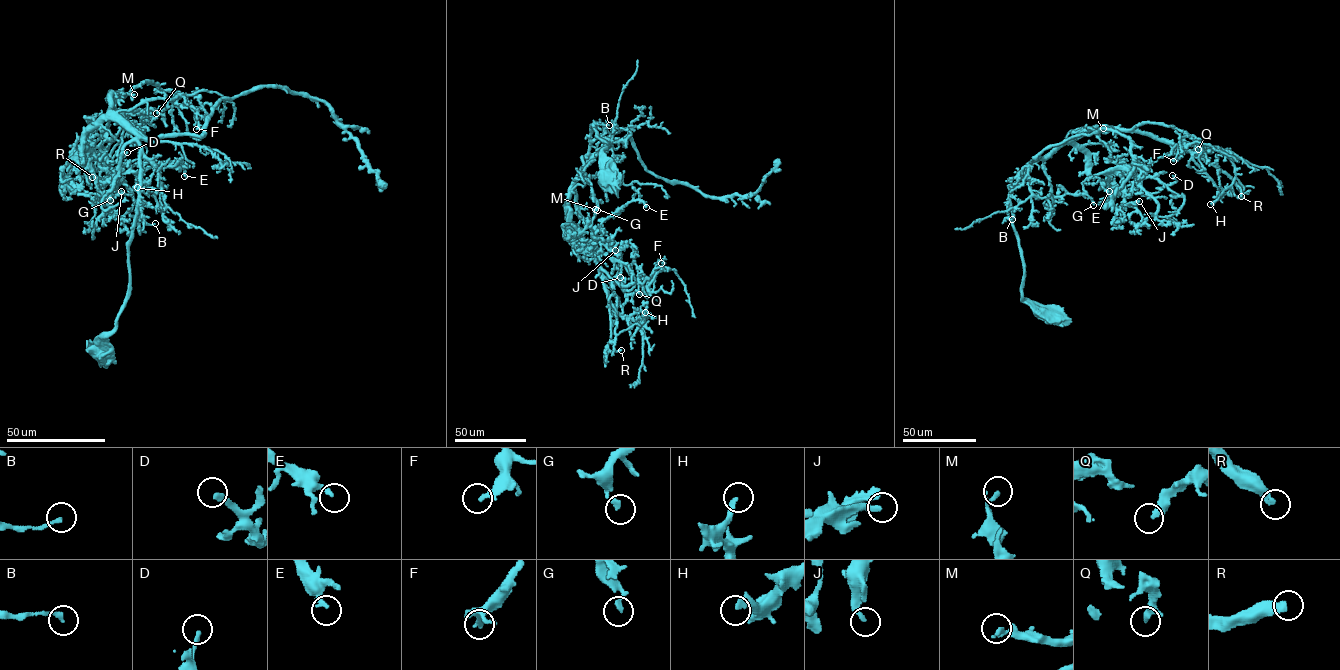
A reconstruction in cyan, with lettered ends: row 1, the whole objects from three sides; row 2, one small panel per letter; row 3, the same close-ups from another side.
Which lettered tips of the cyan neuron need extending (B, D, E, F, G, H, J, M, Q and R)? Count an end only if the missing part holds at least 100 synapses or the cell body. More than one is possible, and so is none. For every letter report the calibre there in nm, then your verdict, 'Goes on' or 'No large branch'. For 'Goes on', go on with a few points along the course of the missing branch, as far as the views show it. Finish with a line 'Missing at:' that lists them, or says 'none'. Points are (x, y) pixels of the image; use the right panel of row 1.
B: Thickness 170 nm. No large branch
D: Thickness 220 nm. No large branch
E: Thickness 240 nm. No large branch
F: Thickness 200 nm. No large branch
G: Thickness 190 nm. No large branch
H: Thickness 320 nm. No large branch
J: Thickness 300 nm. No large branch
M: Thickness 150 nm. No large branch
Q: Thickness 320 nm. No large branch
R: Thickness 320 nm. Goes on. Course of what is missing: (1241, 196), (1252, 198), (1253, 204), (1249, 205)
Missing at: R

